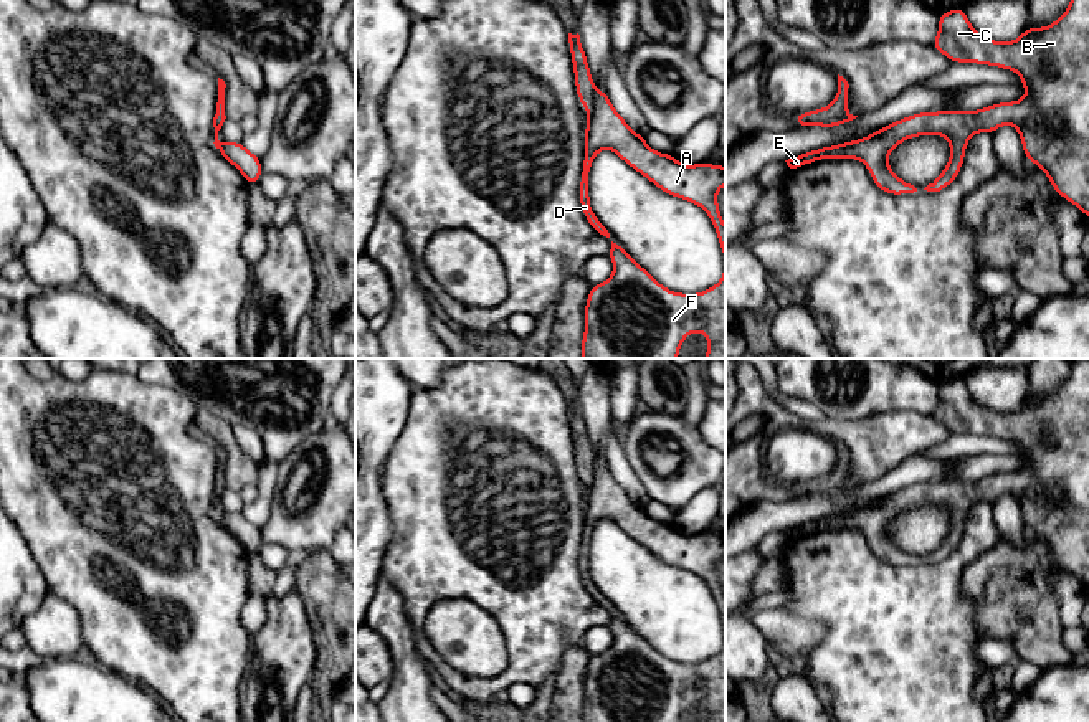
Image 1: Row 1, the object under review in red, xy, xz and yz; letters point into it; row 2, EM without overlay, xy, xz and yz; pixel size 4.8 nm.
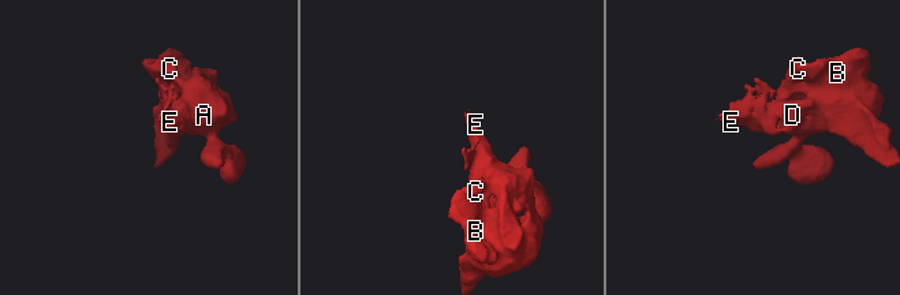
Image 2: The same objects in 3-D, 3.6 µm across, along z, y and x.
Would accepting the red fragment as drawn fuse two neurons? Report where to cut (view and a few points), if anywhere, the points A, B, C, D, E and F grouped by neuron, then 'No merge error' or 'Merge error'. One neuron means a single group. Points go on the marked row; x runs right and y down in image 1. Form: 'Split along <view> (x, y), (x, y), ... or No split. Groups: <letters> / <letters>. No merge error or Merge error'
Split along yz (843, 144), (830, 149), (822, 157). Groups: A B C D F / E. Merge error

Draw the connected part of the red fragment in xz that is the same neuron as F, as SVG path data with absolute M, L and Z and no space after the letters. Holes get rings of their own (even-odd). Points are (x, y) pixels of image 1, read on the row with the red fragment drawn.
M595 91L593 106L587 114L585 157L578 183L580 208L588 225L611 243L606 254L615 268L602 284L590 286L585 304L585 332L582 359L678 359L679 347L692 332L702 332L709 340L704 359L725 359L725 225L717 205L717 190L725 185L725 167L701 162L684 165L671 154L653 150L644 137L630 129L626 121L611 106L605 91ZM613 150L625 164L653 182L664 193L701 207L711 218L724 251L722 279L697 294L673 292L659 284L643 266L616 243L613 233L602 225L590 207L588 178L595 155Z

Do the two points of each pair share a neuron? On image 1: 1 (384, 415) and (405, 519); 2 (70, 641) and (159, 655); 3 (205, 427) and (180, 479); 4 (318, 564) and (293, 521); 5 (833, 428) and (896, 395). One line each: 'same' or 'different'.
1: different
2: different
3: different
4: different
5: different

